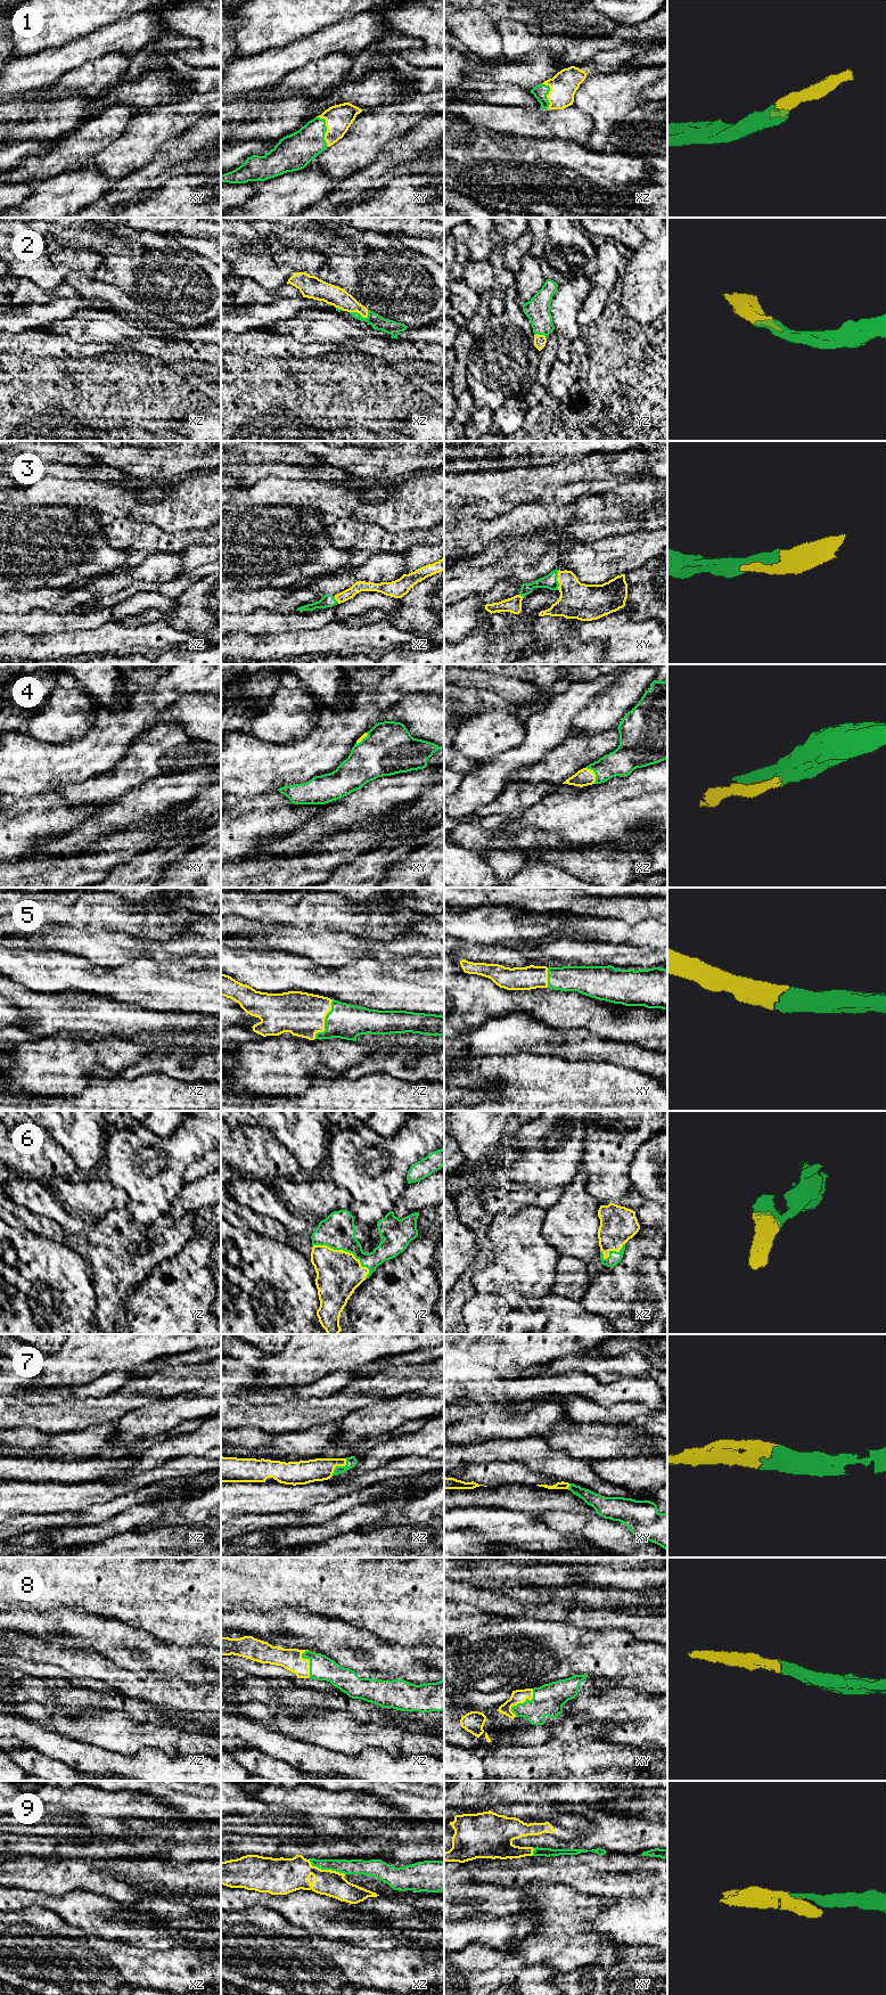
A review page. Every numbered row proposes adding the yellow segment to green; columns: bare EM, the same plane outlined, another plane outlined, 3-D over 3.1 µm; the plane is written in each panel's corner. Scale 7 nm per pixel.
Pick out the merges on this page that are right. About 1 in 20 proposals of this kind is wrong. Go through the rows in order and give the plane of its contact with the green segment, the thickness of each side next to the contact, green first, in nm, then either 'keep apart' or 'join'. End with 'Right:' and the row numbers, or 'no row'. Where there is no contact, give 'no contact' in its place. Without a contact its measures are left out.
1: meets green in xy; 240 nm thick on the green side, 190 nm on the other; join
2: meets green in xz; 100 nm thick on the green side, 140 nm on the other; join
3: meets green in xy; 100 nm thick on the green side, 260 nm on the other; join
4: meets green in xz; 200 nm thick on the green side, 120 nm on the other; join
5: meets green in xz; 260 nm thick on the green side, 320 nm on the other; join
6: meets green in yz; 240 nm thick on the green side, 320 nm on the other; join
7: meets green in xz; 80 nm thick on the green side, 160 nm on the other; join
8: meets green in xy; 220 nm thick on the green side, 100 nm on the other; join
9: meets green in xz; 110 nm thick on the green side, 240 nm on the other; join
Right: 1, 2, 3, 4, 5, 6, 7, 8, 9

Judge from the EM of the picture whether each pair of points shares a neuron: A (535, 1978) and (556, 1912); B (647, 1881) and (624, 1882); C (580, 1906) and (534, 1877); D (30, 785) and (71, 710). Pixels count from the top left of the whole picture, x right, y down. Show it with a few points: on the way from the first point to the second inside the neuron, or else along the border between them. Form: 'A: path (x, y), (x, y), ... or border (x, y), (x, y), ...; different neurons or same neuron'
A: border (515, 1954), (527, 1963), (544, 1963), (558, 1972); different neurons
B: path (641, 1882), (630, 1882); same neuron
C: border (541, 1881), (534, 1881), (528, 1885); different neurons
D: border (27, 734), (37, 740), (51, 743), (79, 738); different neurons

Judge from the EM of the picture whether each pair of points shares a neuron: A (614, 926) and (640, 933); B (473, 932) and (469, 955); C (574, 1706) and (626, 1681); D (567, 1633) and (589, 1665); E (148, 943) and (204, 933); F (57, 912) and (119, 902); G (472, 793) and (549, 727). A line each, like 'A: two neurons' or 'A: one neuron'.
A: one neuron
B: two neurons
C: two neurons
D: one neuron
E: one neuron
F: one neuron
G: one neuron

